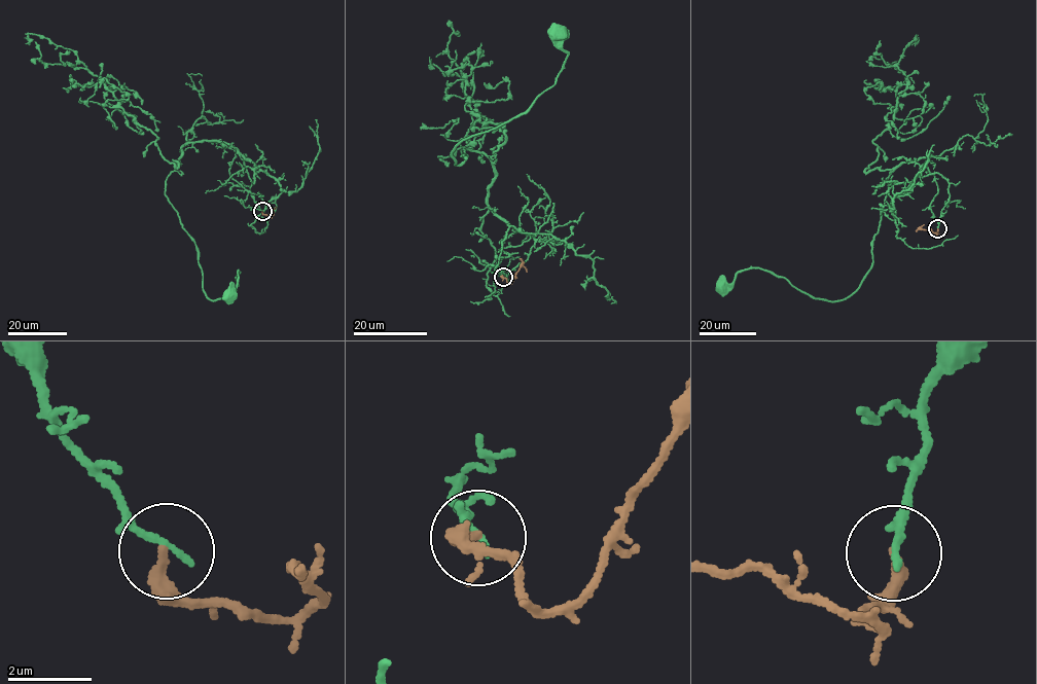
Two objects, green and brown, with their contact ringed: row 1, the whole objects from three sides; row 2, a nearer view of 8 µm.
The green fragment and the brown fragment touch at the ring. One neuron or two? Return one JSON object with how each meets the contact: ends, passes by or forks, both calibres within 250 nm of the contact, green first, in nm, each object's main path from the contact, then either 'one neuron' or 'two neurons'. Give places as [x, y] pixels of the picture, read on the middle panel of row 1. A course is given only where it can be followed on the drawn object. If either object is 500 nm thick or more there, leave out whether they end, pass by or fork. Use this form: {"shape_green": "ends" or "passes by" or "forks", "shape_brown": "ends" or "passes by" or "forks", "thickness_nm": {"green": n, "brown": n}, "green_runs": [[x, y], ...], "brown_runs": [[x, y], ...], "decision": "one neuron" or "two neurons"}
{"shape_green": "passes by", "shape_brown": "ends", "thickness_nm": {"green": 140, "brown": 300}, "green_runs": [[503, 276], [533, 236], [488, 203], [486, 155], [451, 157], [555, 83], [568, 55], [555, 31]], "brown_runs": [[503, 276], [510, 283], [514, 279], [522, 261], [519, 258]], "decision": "two neurons"}

